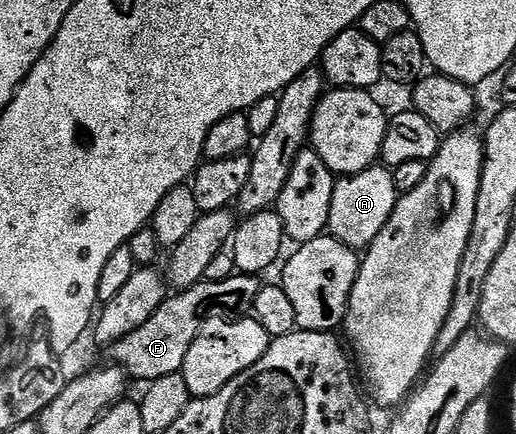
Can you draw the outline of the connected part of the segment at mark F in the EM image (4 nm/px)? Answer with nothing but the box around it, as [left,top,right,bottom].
[111,272,261,384]

